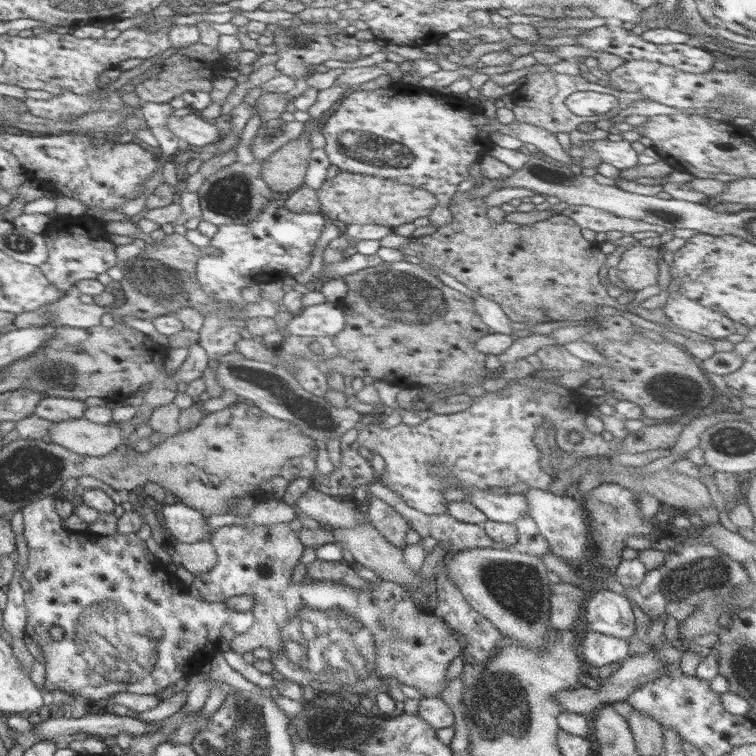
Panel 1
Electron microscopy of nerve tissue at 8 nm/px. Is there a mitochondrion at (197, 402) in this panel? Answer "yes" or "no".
no

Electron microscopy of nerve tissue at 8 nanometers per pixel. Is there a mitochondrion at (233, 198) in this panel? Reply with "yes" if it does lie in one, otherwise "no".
yes

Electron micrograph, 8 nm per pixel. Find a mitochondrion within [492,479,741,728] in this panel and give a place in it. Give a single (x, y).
(711, 575)

